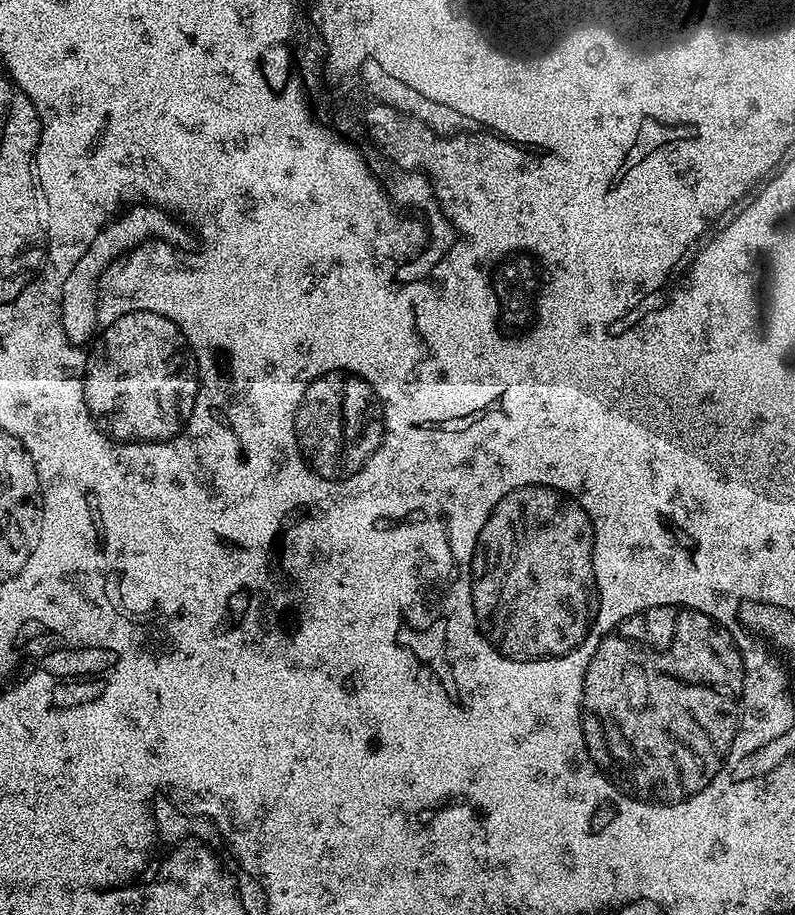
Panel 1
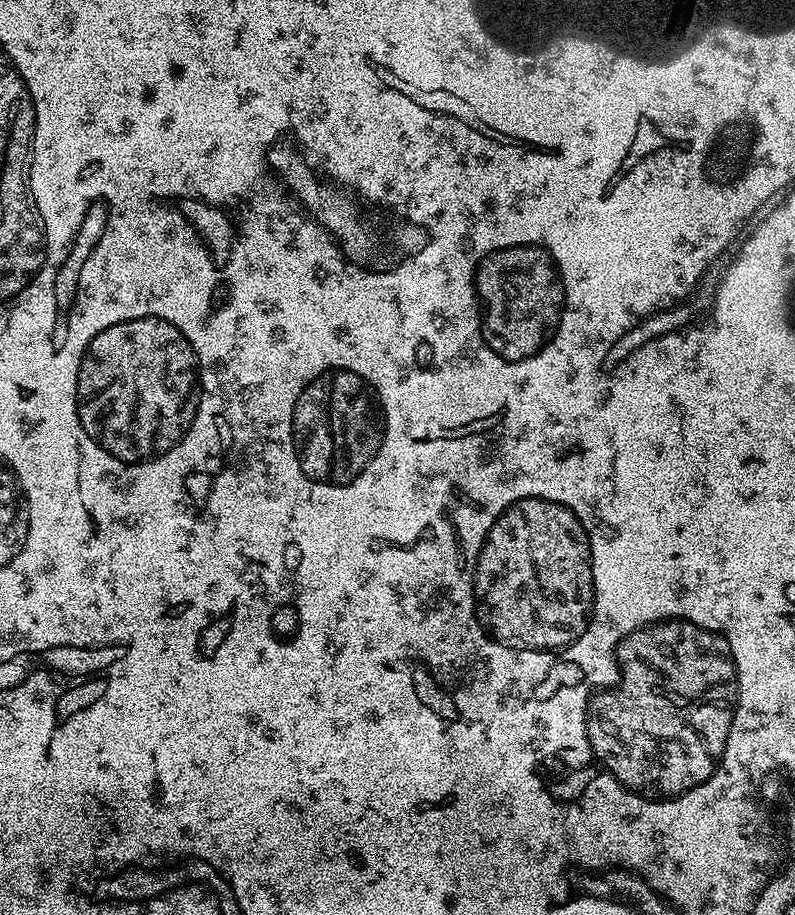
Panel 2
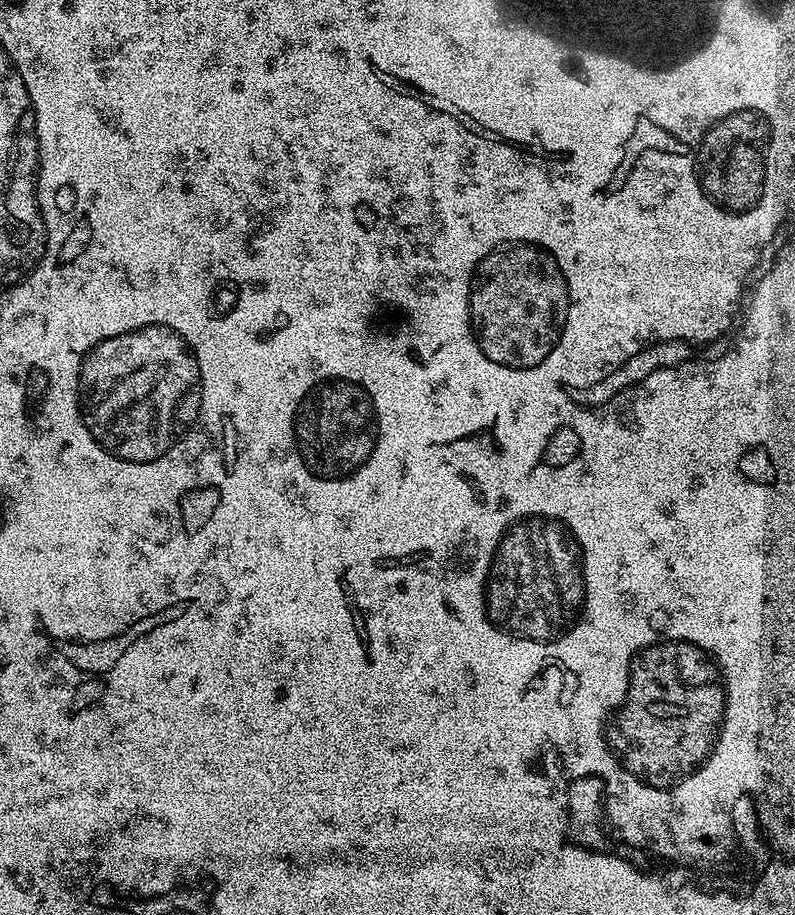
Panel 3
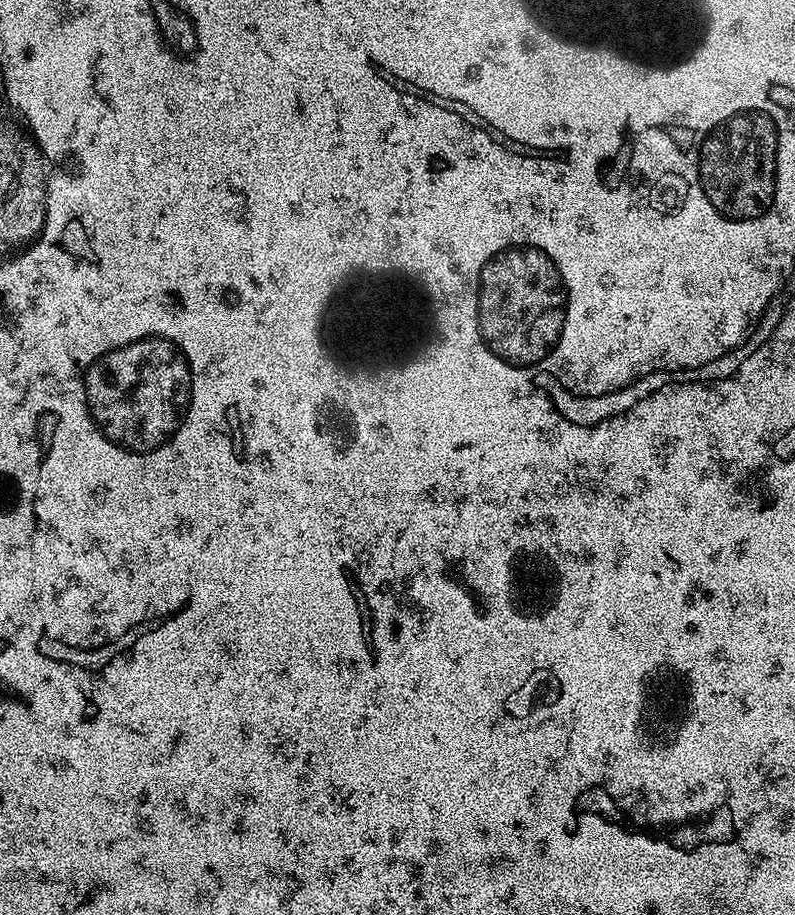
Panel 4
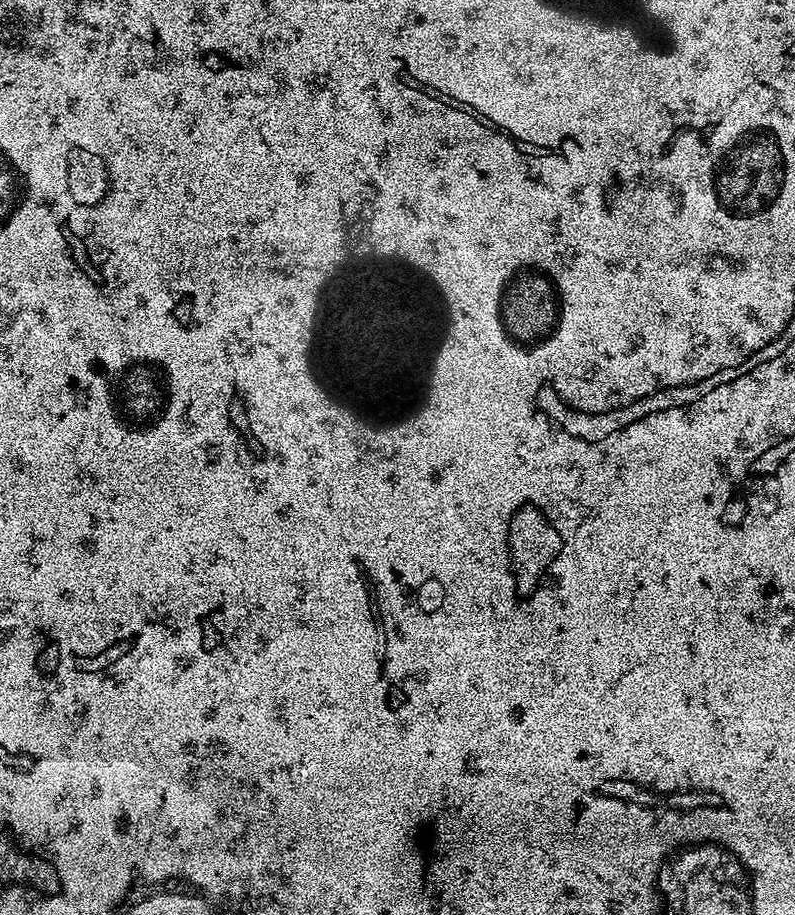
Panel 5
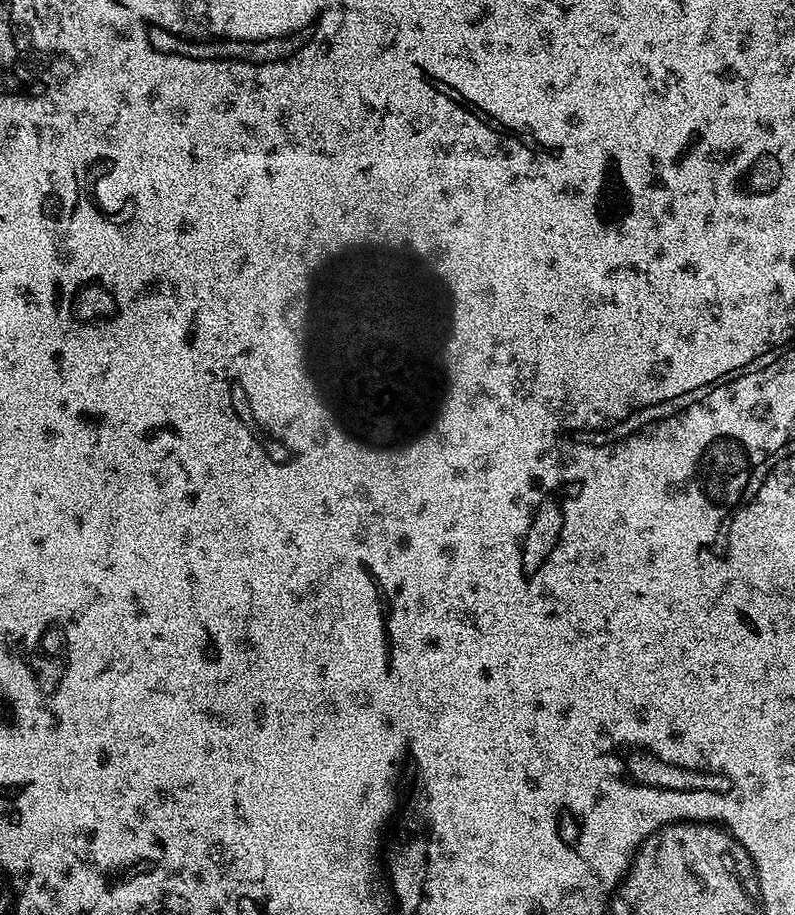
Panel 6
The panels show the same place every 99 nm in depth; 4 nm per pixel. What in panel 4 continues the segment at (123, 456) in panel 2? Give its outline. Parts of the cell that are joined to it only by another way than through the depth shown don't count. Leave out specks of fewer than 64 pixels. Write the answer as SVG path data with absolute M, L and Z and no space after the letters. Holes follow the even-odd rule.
M144 332L144 336L136 336L136 340L124 340L124 344L112 344L112 348L104 348L104 352L96 352L96 356L92 356L92 360L88 360L84 368L80 368L80 392L84 392L84 412L88 412L88 424L96 428L96 436L100 436L104 444L112 441L112 448L116 448L116 452L121 452L124 448L124 456L140 456L143 452L147 456L152 456L156 444L152 442L144 444L144 436L160 436L156 438L180 436L180 428L188 424L188 416L192 416L192 404L196 404L196 372L192 372L192 356L184 352L184 344L180 344L180 340L172 340L172 336L164 336L164 332Z

